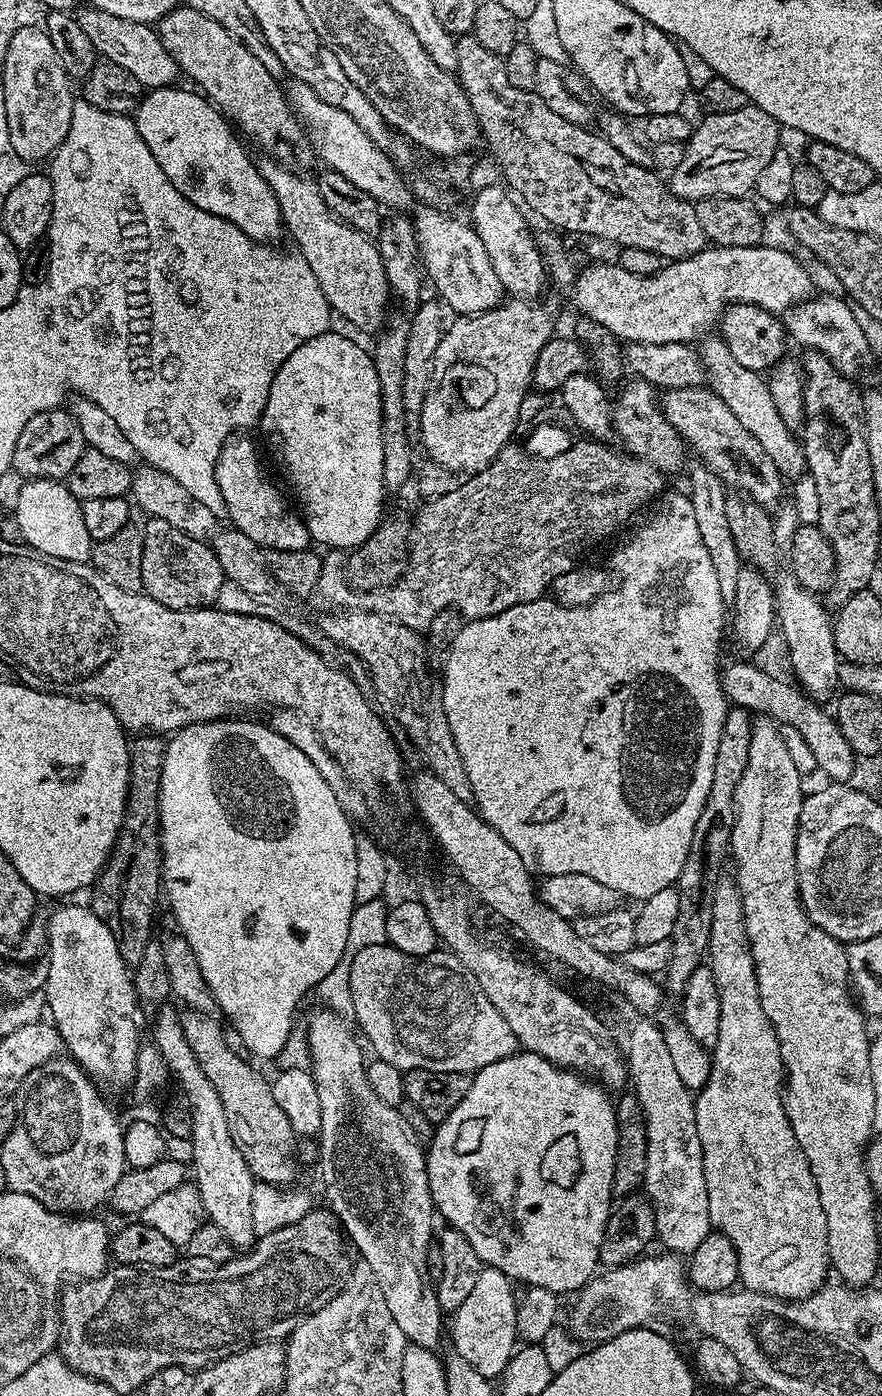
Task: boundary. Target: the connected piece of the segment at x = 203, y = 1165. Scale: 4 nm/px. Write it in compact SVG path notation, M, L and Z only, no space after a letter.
M170 1004L161 1005L159 1008L161 1010L157 1014L152 1026L152 1036L150 1038L162 1054L169 1073L173 1076L174 1080L178 1080L178 1084L182 1088L182 1092L188 1102L189 1108L186 1112L191 1121L190 1141L192 1140L192 1164L190 1160L190 1172L191 1175L192 1172L196 1175L194 1187L200 1193L204 1215L211 1223L218 1226L218 1230L222 1230L222 1234L226 1234L226 1238L232 1243L233 1249L247 1250L258 1239L254 1230L253 1211L250 1210L252 1191L257 1181L254 1179L252 1171L246 1166L242 1154L238 1154L238 1146L234 1146L234 1138L230 1134L230 1126L226 1122L226 1110L223 1110L217 1090L211 1085L210 1080L206 1078L206 1074L202 1073L201 1064L194 1057L194 1052L190 1049L190 1044L186 1041L185 1034L182 1033L179 1011L176 1012L170 1007Z

